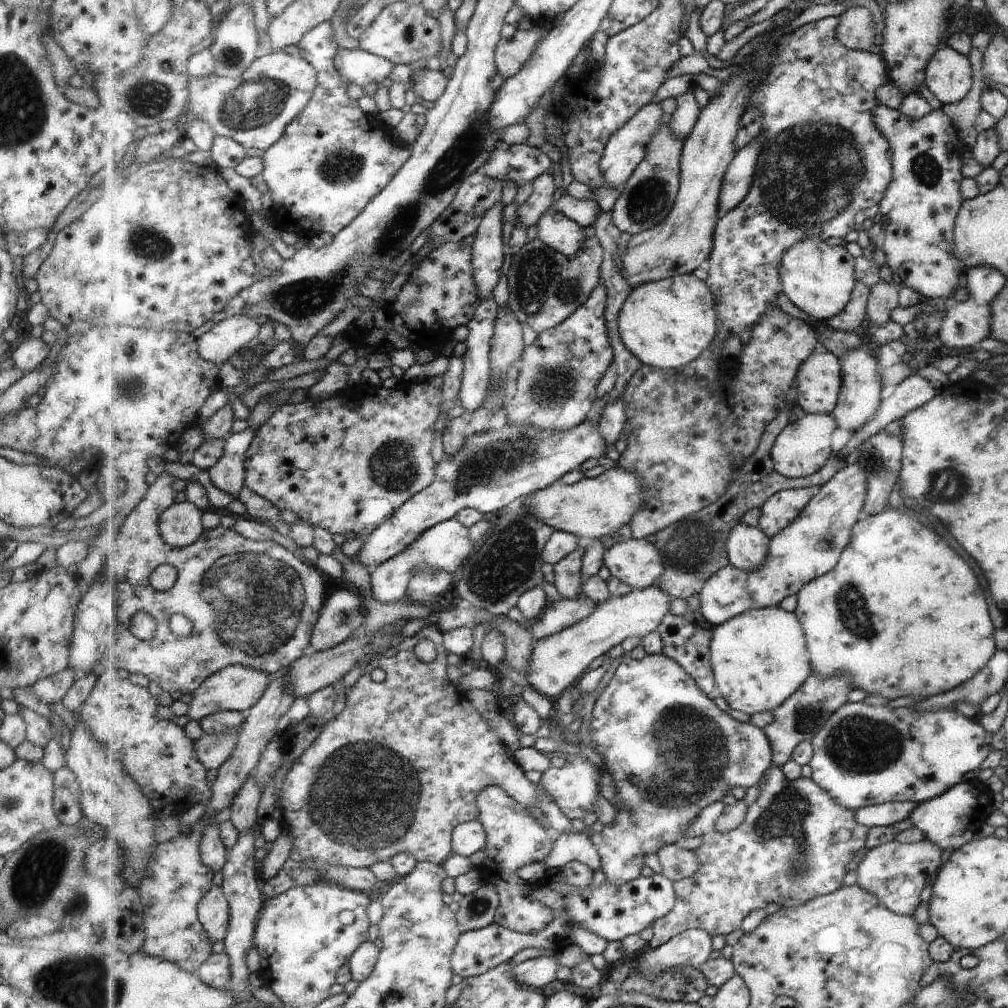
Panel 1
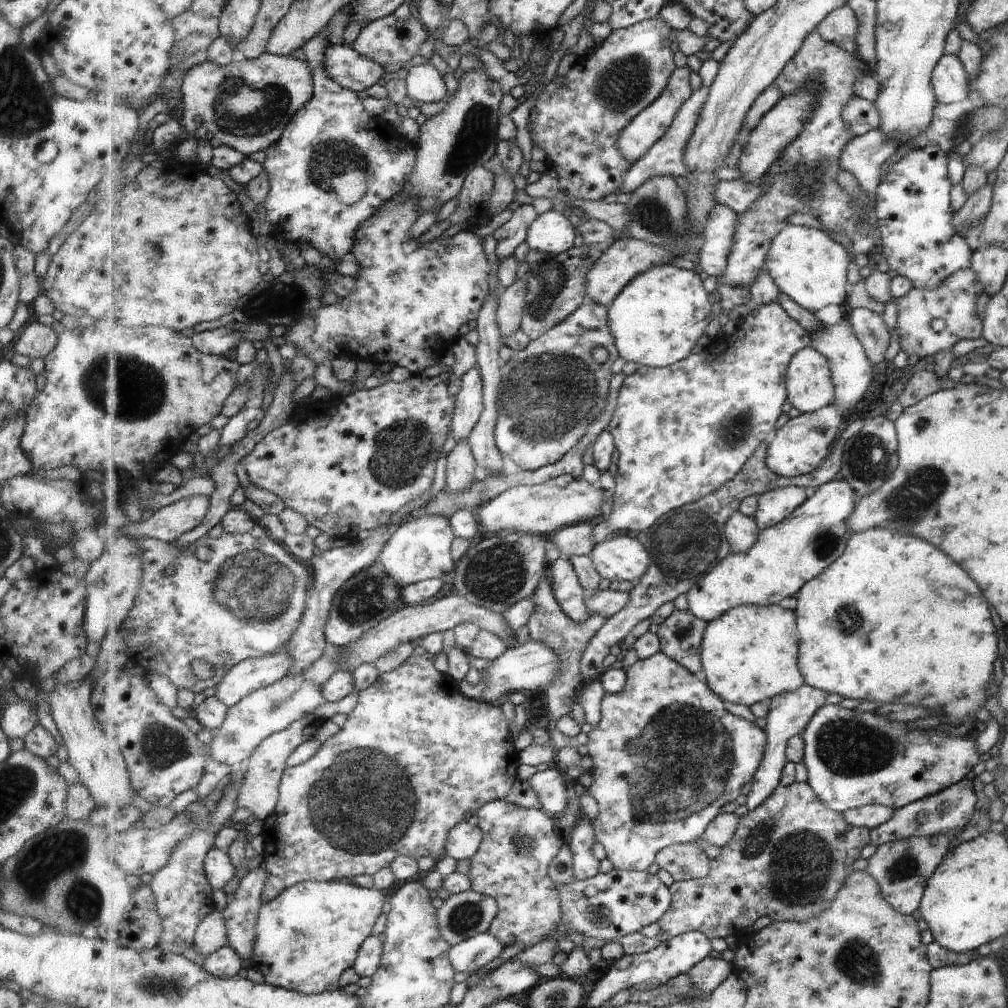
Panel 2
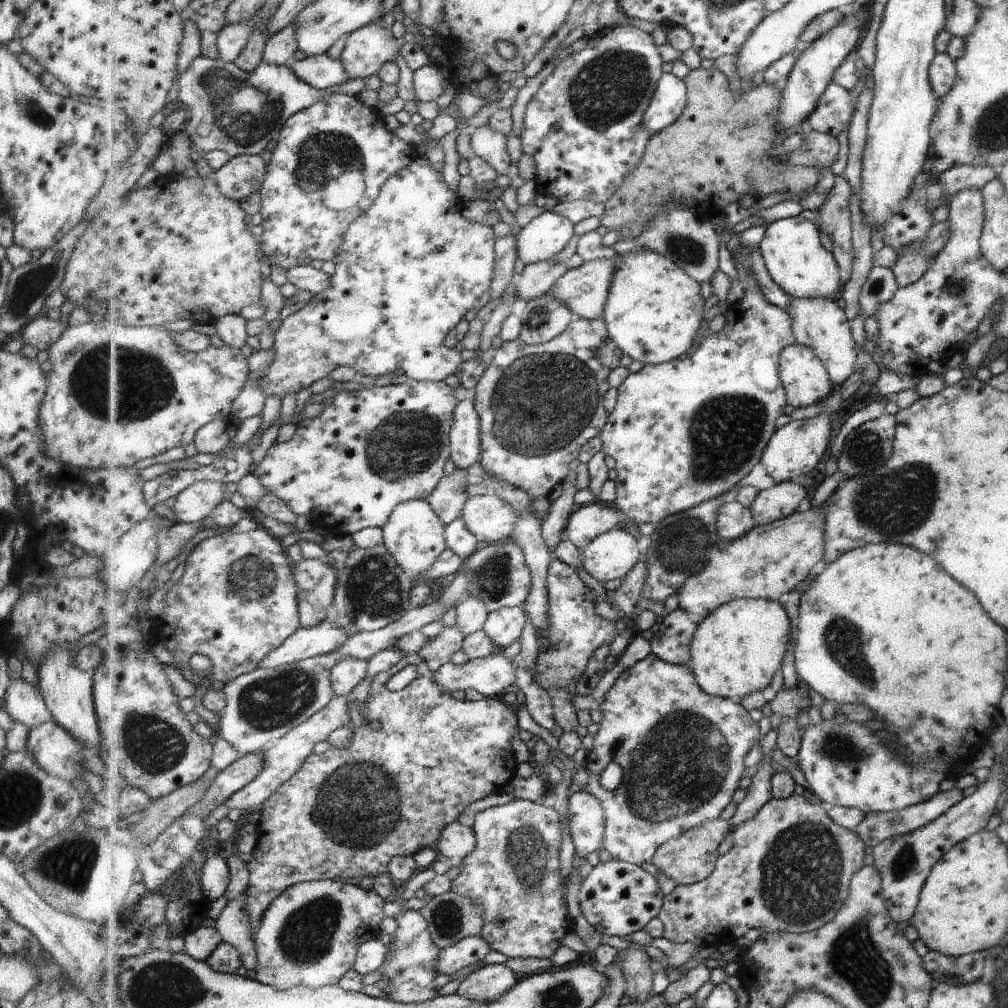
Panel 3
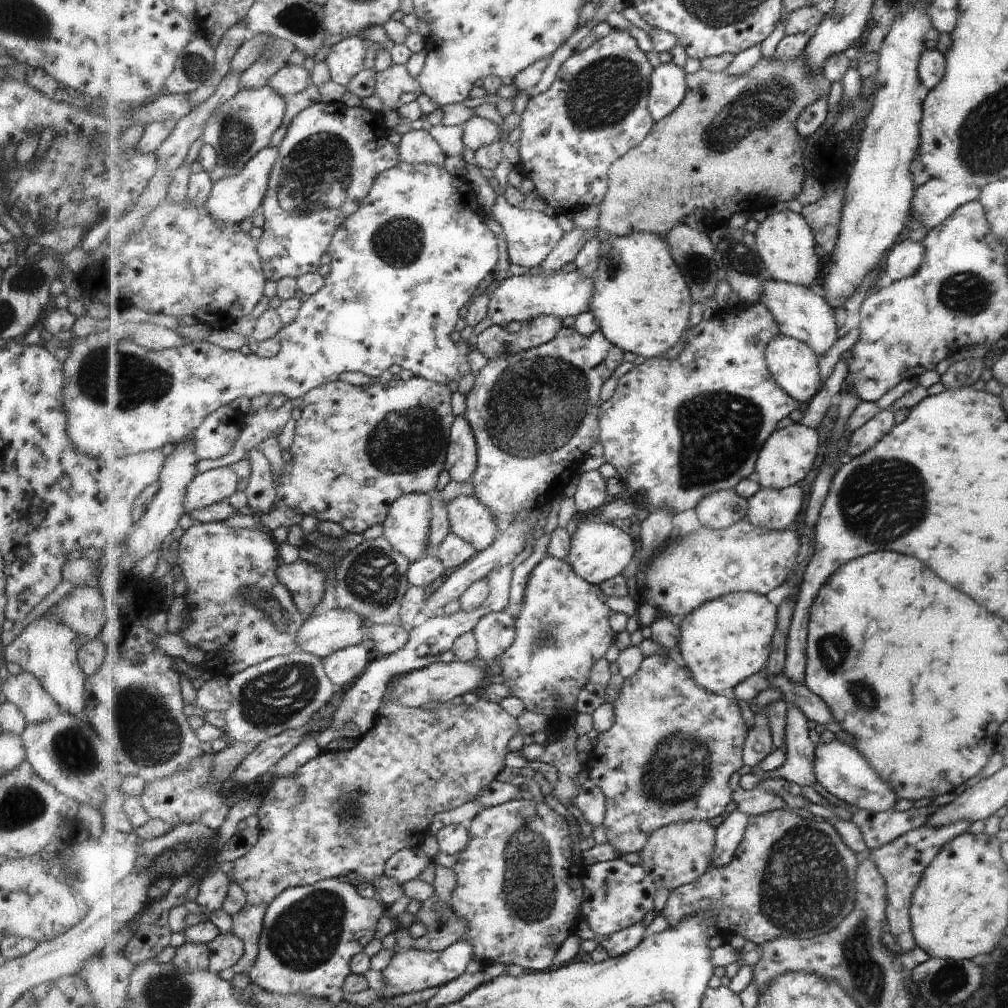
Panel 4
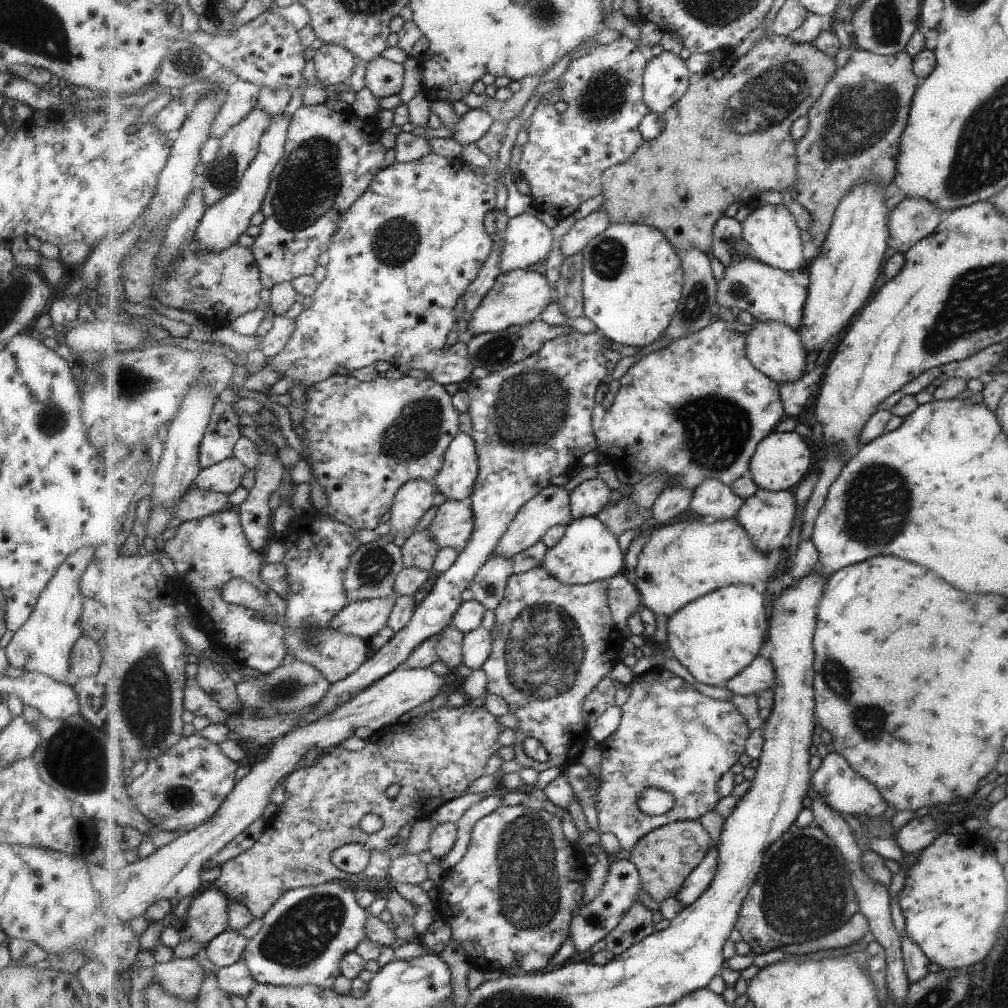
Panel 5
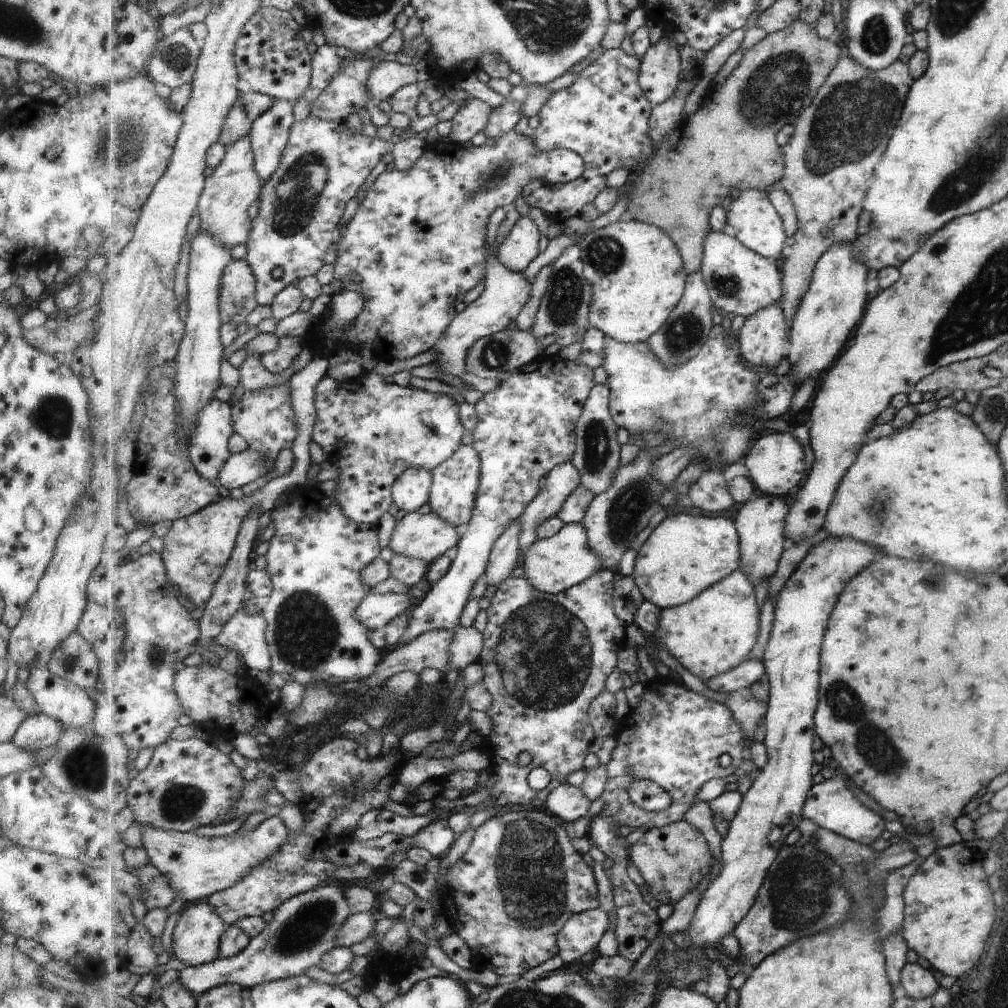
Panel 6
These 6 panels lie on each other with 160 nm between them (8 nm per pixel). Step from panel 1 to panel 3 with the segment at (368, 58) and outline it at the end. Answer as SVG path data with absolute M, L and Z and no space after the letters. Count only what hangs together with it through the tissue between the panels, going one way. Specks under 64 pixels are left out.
M329 56L305 57L303 60L291 59L287 66L306 83L315 88L329 88L353 79L347 74L340 60Z

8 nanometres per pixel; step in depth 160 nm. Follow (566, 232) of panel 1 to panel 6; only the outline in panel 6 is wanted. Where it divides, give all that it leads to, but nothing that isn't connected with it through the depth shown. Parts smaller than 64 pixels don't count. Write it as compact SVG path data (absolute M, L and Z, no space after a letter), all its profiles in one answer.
M521 217L500 244L498 259L509 270L522 273L539 256L543 246L543 236L537 224L531 218Z

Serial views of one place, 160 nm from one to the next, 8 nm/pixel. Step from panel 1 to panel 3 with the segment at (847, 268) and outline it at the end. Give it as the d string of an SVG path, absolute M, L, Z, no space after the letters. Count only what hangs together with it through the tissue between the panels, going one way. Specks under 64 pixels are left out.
M797 215L771 223L758 246L773 280L795 298L837 298L843 290L838 262L821 244L821 230L815 222Z

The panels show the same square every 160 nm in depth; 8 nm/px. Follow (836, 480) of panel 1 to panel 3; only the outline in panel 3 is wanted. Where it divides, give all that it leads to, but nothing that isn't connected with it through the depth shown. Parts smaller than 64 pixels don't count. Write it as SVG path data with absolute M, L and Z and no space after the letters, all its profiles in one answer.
M824 506L818 512L812 509L802 514L796 512L768 525L756 525L741 538L713 547L705 568L687 578L676 592L679 608L700 620L735 599L747 597L777 601L781 594L798 590L815 564L824 562L825 513Z

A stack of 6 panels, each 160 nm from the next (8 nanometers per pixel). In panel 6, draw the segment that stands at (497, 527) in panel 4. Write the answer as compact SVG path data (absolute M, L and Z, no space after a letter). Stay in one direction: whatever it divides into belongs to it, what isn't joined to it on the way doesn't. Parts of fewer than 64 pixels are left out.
M415 511L407 513L396 522L390 537L389 547L394 554L419 559L430 565L439 557L449 553L453 554L462 533L463 530L445 522L438 514L433 512L421 514L421 512Z

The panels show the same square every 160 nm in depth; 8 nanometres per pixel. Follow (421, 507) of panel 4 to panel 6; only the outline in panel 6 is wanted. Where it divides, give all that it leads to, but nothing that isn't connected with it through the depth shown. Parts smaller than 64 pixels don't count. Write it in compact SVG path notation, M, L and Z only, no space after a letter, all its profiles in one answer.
M413 467L401 473L392 488L394 502L406 514L414 513L430 501L433 473L425 467Z

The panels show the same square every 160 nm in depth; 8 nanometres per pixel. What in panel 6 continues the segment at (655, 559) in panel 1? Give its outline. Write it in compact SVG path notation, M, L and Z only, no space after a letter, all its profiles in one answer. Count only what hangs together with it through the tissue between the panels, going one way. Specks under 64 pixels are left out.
M581 523L566 524L554 537L537 539L523 554L523 577L540 591L556 595L572 586L580 585L601 569L607 569L604 561L589 546L588 530Z

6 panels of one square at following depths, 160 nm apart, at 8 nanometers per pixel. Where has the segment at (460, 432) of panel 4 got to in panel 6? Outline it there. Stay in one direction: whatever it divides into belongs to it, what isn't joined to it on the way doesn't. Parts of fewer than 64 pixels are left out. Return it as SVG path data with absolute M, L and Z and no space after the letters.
M461 445L460 449L448 461L442 462L437 469L433 469L433 484L429 506L431 512L438 514L445 522L464 530L473 518L473 509L480 492L482 462L475 447Z

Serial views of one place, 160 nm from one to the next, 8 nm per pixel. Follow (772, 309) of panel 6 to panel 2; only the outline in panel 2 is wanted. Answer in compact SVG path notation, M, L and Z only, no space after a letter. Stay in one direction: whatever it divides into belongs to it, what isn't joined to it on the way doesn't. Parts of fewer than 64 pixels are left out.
M815 347L797 352L787 372L788 401L801 413L812 413L832 405L836 388L828 358Z

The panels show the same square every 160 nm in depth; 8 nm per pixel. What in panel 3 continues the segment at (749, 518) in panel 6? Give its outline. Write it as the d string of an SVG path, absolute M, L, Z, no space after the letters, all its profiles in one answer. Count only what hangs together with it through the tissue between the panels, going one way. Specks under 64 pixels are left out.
M801 481L776 484L773 488L760 491L751 508L756 524L768 525L795 514L803 498L808 496Z

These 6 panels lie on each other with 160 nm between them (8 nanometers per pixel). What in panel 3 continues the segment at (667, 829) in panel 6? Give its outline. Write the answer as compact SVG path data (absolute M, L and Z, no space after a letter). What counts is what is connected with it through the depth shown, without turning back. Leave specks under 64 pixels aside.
M723 818L712 821L705 821L696 826L693 830L672 838L657 849L656 856L653 857L654 864L658 872L663 873L668 878L676 882L677 885L692 885L704 881L714 870L717 870L718 858L721 858L721 843L730 831L728 820Z

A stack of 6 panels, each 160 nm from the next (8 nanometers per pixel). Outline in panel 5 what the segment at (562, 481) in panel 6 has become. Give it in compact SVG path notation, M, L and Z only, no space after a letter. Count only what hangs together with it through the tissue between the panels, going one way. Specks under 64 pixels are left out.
M551 485L536 498L533 498L521 510L520 514L517 514L516 521L512 523L512 526L509 526L509 531L505 534L505 537L501 538L500 546L497 546L497 549L493 552L493 556L499 554L499 556L511 560L517 554L521 554L527 548L531 548L537 542L542 541L545 534L551 528L558 525L566 525L568 527L574 520L575 518L571 514L570 495L567 492L567 488Z

